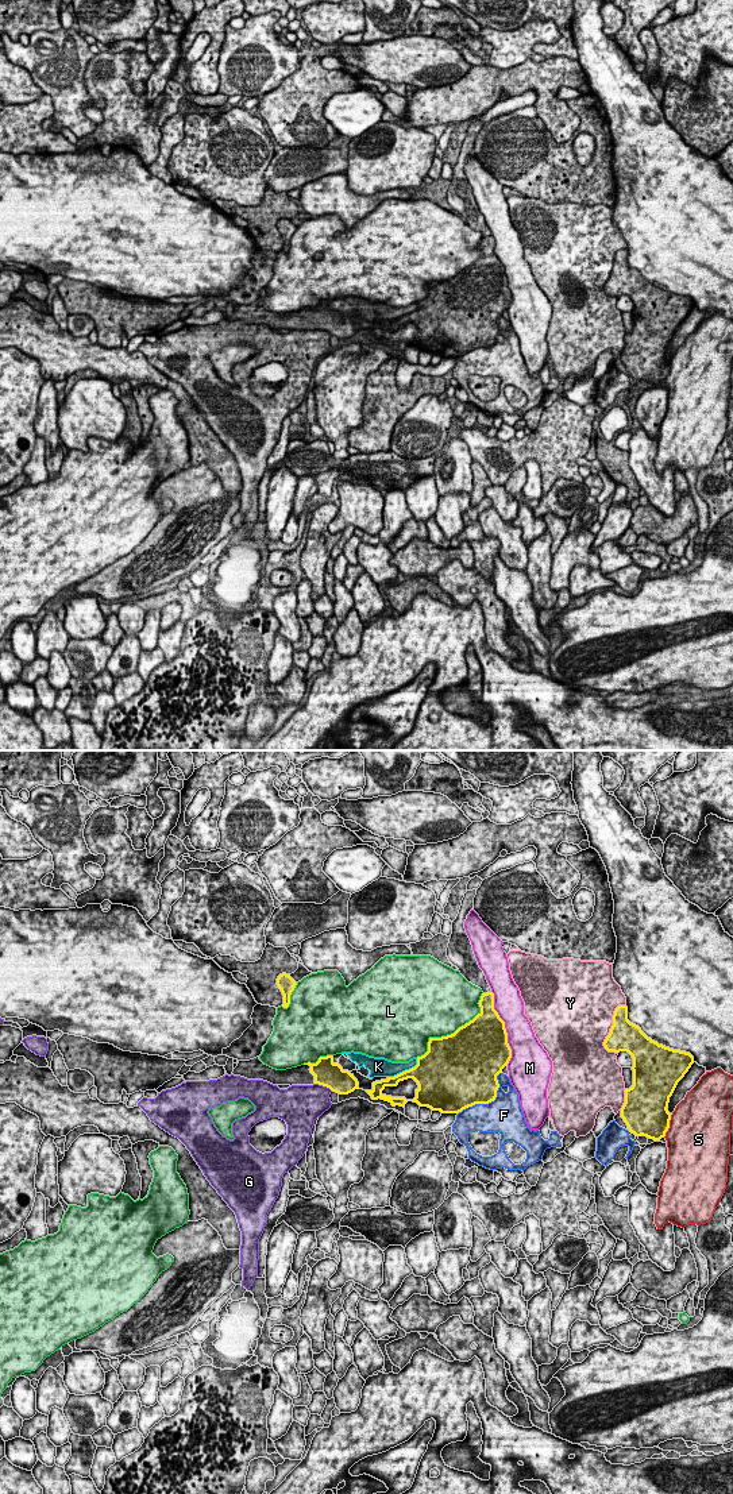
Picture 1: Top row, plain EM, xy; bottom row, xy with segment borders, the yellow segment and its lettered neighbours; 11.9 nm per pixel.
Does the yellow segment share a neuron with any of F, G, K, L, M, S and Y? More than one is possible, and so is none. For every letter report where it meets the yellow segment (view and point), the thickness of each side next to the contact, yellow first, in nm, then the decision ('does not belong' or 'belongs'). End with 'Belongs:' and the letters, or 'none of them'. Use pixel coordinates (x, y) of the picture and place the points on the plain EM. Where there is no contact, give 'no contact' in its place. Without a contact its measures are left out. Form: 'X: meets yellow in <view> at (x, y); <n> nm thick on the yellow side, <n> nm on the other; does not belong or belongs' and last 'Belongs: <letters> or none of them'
F: meets yellow in xy at (489, 346); 460 nm thick on the yellow side, 440 nm on the other; does not belong
G: meets yellow in xy at (324, 329); 300 nm thick on the yellow side, 400 nm on the other; does not belong
K: meets yellow in xy at (405, 315); 320 nm thick on the yellow side, 200 nm on the other; belongs
L: meets yellow in xy at (454, 277); 500 nm thick on the yellow side, 480 nm on the other; does not belong
M: meets yellow in xy at (505, 273); 500 nm thick on the yellow side, 320 nm on the other; does not belong
S: meets yellow in xy at (668, 370); 460 nm thick on the yellow side, 480 nm on the other; does not belong
Y: meets yellow in xy at (612, 270); 360 nm thick on the yellow side, 480 nm on the other; does not belong
Belongs: K

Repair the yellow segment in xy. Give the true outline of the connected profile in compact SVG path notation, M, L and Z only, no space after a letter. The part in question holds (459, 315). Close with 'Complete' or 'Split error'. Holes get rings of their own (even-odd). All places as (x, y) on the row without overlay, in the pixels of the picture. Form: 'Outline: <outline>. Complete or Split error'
Outline: M482 238L481 256L454 278L441 282L429 282L428 296L417 301L417 309L394 321L373 327L373 333L366 335L373 344L389 345L393 351L405 351L408 345L417 347L441 358L459 358L475 348L489 348L495 344L499 332L497 320L508 310L512 293L508 287L505 266L494 254L494 238ZM413 323L418 332L416 341L391 341L382 337L386 331L397 331L400 325Z. Complete

